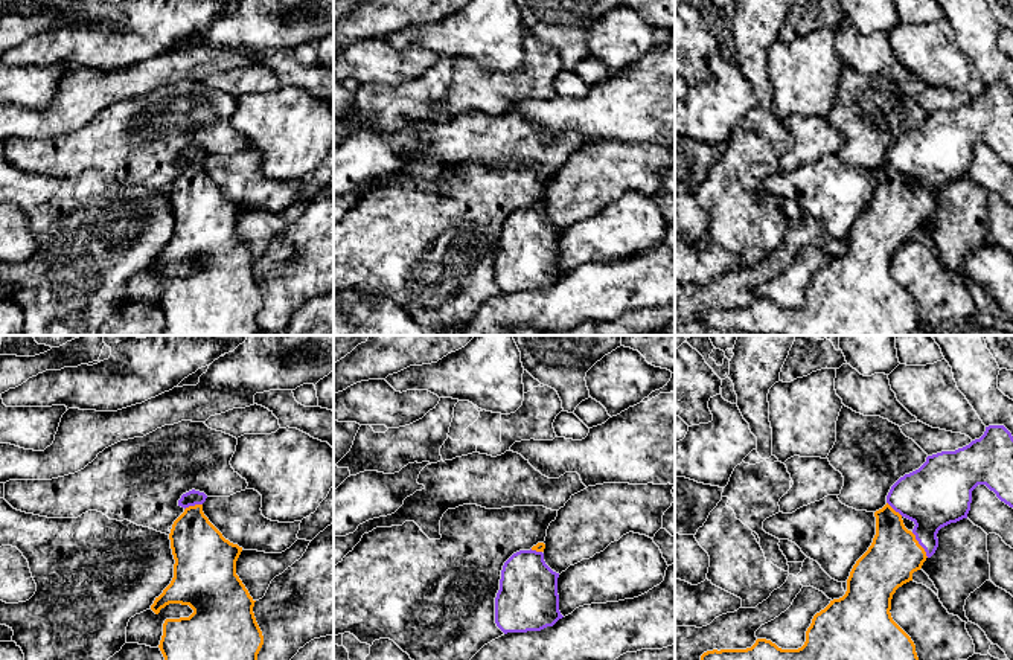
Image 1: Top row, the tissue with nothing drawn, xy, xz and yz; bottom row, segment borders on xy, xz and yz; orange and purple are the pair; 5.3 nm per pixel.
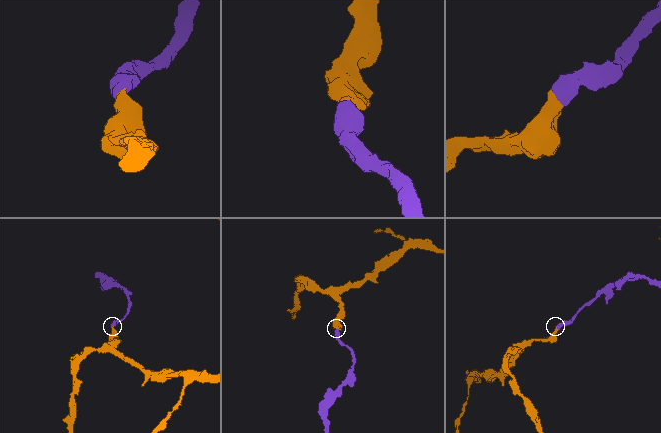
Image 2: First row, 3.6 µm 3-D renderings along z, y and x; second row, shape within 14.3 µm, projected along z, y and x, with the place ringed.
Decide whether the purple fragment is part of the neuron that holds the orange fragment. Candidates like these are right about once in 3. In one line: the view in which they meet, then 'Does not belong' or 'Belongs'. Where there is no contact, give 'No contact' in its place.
Touches orange in yz. Belongs

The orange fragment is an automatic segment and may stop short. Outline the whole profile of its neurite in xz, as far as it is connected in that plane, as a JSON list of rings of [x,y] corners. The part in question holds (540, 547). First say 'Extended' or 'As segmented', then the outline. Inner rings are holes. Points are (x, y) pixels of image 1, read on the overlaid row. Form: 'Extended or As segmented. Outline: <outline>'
Extended. Outline: [[[544,543],[513,553],[503,565],[495,598],[495,623],[504,633],[541,631],[564,616],[558,578],[544,561]]]

